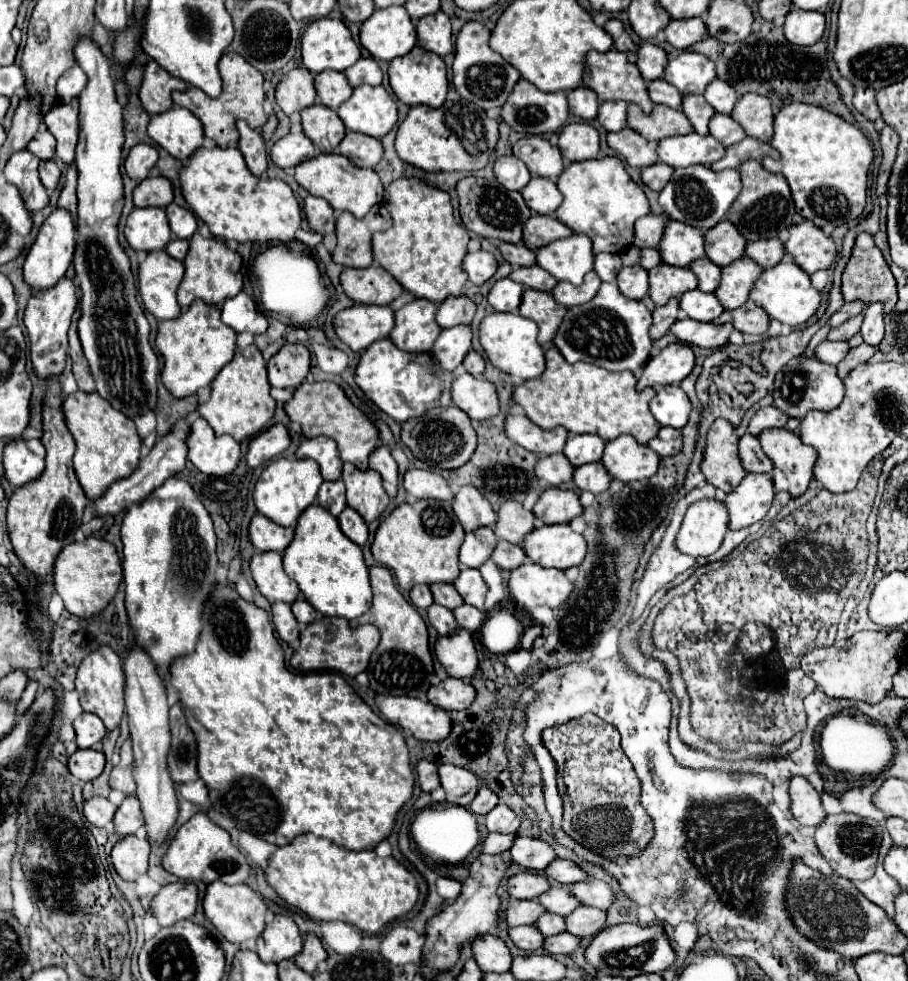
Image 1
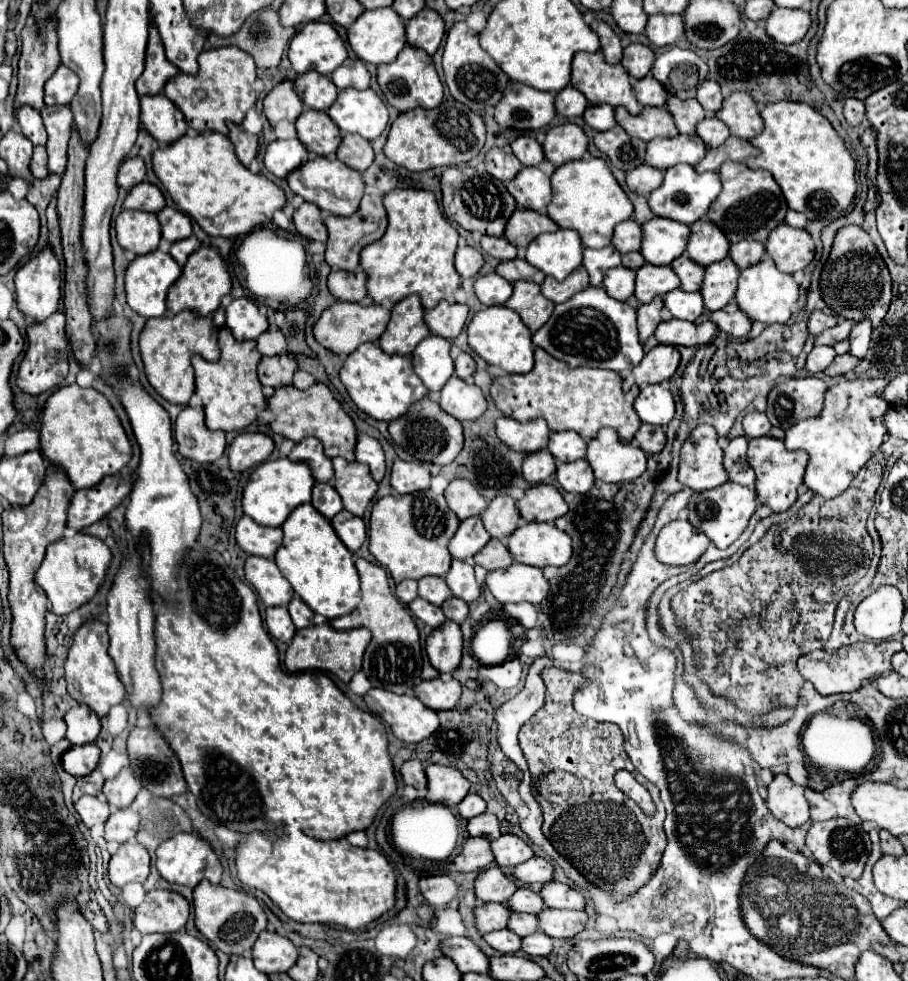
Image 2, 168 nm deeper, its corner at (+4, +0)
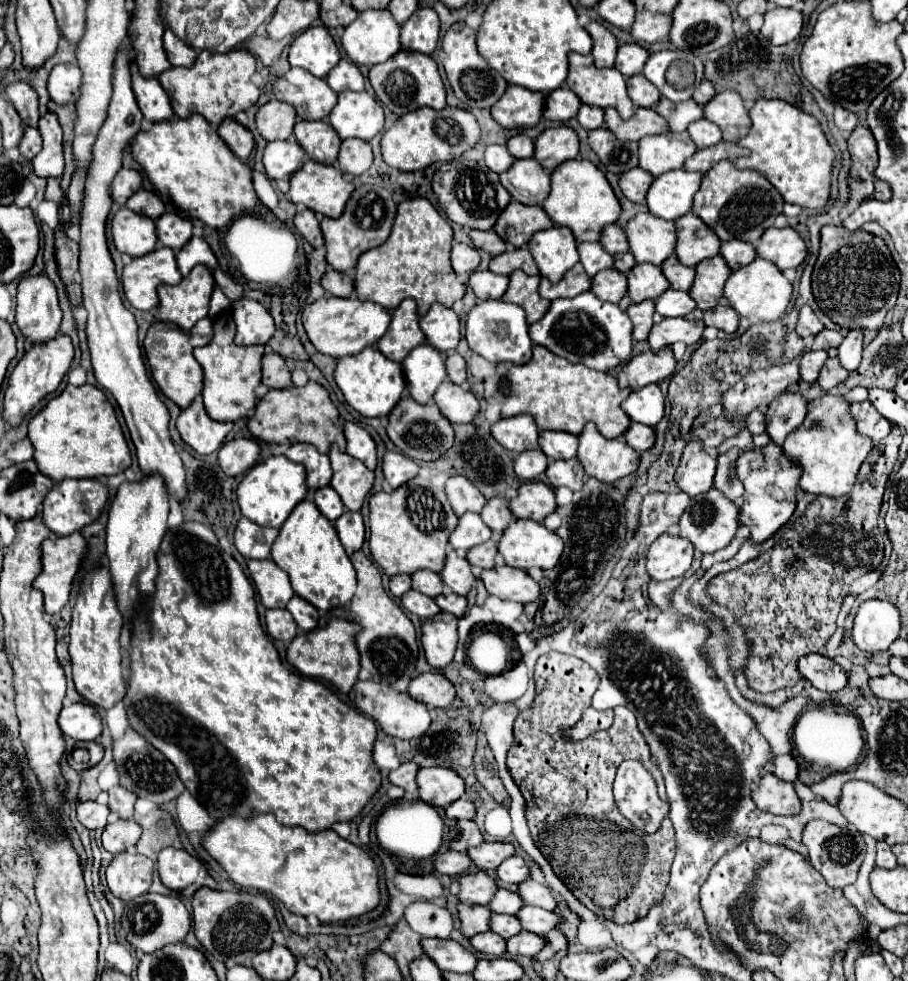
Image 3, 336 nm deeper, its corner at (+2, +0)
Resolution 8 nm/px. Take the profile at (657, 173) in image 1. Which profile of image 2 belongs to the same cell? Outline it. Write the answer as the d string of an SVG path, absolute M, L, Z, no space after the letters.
M644 163L644 165L640 165L640 167L636 167L634 171L628 173L626 183L628 183L630 191L640 193L640 195L650 195L656 187L660 187L662 171Z

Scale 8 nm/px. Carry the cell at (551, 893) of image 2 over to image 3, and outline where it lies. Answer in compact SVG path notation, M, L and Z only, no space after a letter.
M526 879L518 885L518 891L516 891L522 899L524 905L536 905L536 907L542 907L542 909L548 909L548 911L556 911L556 899L552 897L550 889L546 885L540 885L532 879Z

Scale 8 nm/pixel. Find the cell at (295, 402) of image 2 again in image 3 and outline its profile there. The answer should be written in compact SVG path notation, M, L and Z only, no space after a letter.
M308 381L308 385L304 387L270 389L258 401L256 413L248 421L248 429L258 441L266 441L266 443L276 443L276 445L310 443L322 453L328 453L332 443L336 443L342 451L346 449L346 439L344 439L342 423L338 419L338 409L330 401L328 391L314 381Z

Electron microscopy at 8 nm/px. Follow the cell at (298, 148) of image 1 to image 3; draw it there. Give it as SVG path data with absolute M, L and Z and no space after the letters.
M288 139L288 141L272 141L266 145L264 149L264 167L266 167L266 175L270 179L288 179L292 173L296 173L298 169L302 169L304 161L306 161L306 153L302 151L302 147Z

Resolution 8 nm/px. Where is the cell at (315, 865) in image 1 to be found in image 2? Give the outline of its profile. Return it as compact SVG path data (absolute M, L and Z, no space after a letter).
M254 831L236 847L236 869L244 885L264 891L298 923L324 923L358 931L396 903L396 873L388 859L378 851L354 847L346 839L316 841L302 831L270 835Z

